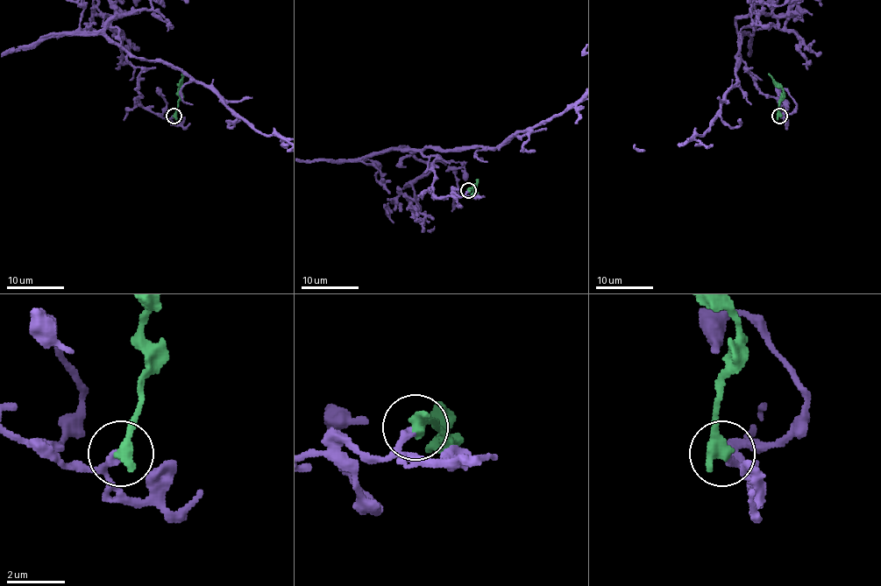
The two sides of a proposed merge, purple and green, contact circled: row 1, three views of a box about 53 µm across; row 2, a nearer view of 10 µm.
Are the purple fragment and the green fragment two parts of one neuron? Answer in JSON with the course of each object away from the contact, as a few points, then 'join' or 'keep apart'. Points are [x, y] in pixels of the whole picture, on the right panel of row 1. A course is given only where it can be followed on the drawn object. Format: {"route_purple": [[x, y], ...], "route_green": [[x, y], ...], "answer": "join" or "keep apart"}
{"route_green": [[779, 116], [782, 88], [768, 74]], "answer": "join"}

